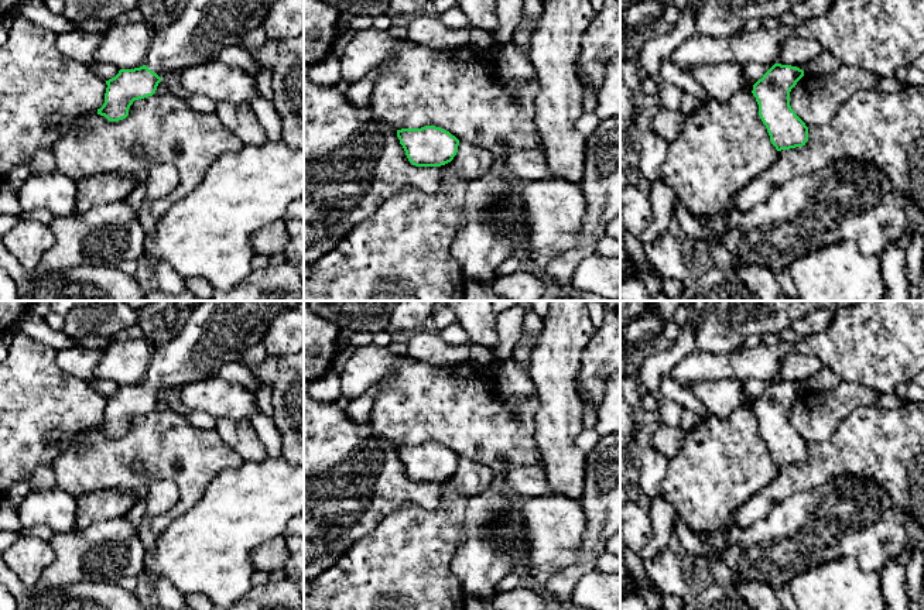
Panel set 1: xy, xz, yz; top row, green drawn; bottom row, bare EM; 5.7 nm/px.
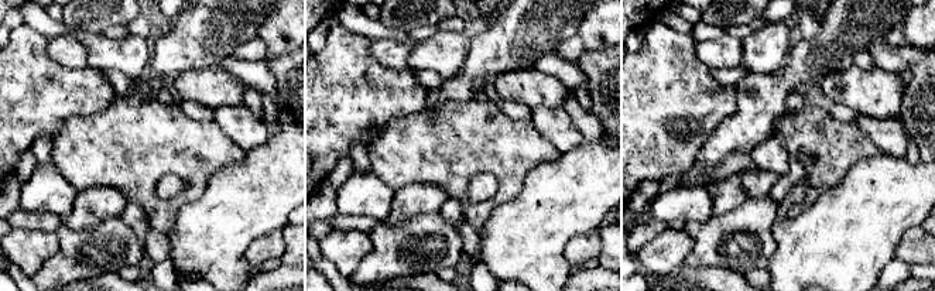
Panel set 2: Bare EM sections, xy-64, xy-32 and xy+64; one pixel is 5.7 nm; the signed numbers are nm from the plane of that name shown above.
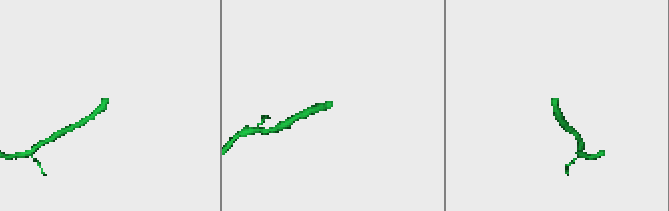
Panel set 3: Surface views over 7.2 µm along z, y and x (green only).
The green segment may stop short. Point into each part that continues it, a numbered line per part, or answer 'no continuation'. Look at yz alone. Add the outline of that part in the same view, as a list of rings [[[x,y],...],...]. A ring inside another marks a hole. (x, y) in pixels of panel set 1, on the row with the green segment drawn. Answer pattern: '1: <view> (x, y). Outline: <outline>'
no continuation

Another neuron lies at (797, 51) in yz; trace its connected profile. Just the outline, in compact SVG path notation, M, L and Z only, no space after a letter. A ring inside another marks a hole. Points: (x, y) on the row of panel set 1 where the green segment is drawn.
M788 34L780 47L777 64L797 66L804 71L805 65L815 59L824 49L815 40Z

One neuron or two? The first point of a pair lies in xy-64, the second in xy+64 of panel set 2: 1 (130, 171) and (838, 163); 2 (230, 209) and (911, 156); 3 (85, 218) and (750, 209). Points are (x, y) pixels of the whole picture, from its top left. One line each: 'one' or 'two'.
1: one
2: two
3: two

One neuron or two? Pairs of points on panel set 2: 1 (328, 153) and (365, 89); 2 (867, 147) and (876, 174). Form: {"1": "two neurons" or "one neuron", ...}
{"1": "one neuron", "2": "two neurons"}

